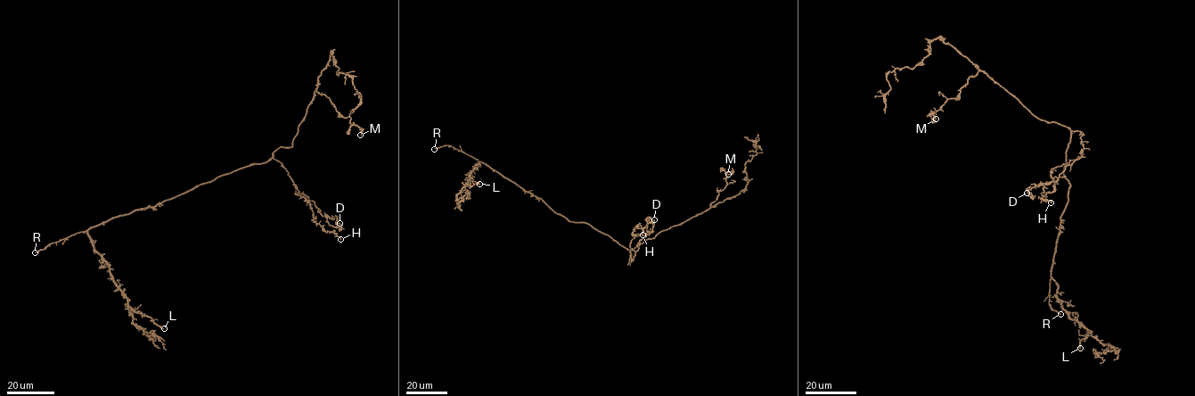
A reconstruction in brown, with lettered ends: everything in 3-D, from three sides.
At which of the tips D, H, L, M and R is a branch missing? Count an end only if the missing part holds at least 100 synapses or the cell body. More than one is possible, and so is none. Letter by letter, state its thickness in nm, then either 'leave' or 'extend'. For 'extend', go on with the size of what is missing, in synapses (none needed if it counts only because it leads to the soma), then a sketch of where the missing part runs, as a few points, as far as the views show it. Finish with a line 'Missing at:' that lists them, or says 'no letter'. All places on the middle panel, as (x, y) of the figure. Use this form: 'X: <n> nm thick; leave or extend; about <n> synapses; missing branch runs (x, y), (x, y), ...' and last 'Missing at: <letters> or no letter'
D: 120 nm thick; leave
H: 180 nm thick; leave
L: 80 nm thick; leave
M: 100 nm thick; leave
R: 240 nm thick; extend
Missing at: R

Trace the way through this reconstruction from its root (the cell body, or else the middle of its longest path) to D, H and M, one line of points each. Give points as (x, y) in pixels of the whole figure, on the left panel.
D: (230, 172), (277, 160), (298, 193), (328, 216), (329, 224), (338, 227), (339, 223)
H: (230, 172), (272, 158), (279, 160), (298, 190), (294, 193), (304, 196), (309, 203), (315, 222), (340, 239)
M: (230, 172), (291, 146), (316, 89), (349, 117), (360, 135)

